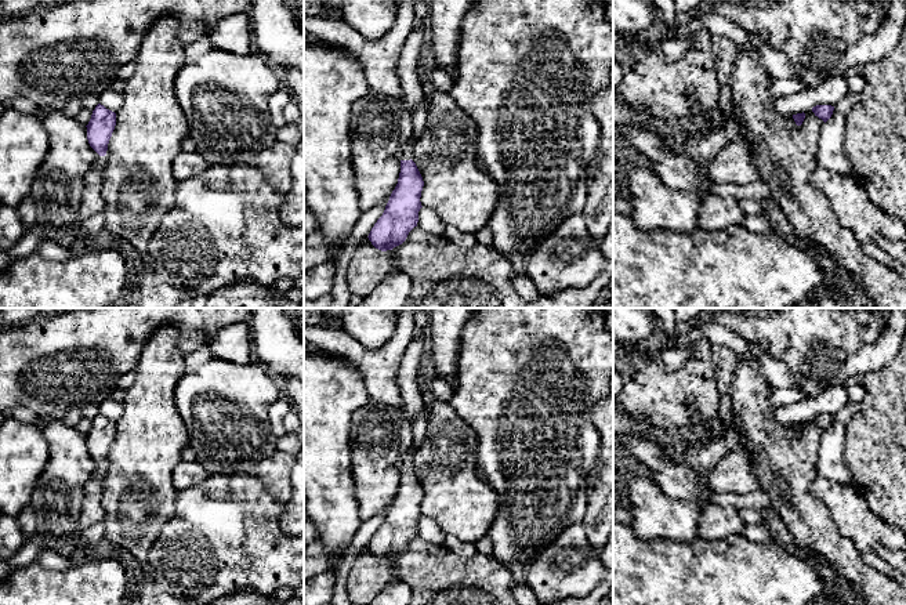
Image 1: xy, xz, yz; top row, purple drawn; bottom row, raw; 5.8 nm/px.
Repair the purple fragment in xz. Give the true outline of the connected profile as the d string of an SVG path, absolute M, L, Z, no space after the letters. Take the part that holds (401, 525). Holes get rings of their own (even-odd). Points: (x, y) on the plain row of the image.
M412 446L406 454L399 456L401 482L398 493L383 525L367 546L372 554L381 561L392 559L402 554L418 532L424 490L416 472L412 470L412 456L416 450Z

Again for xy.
M98 413L86 436L88 453L99 465L106 464L115 435L116 423Z

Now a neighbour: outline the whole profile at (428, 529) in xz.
M421 517L418 521L417 536L428 543L441 546L445 541L446 533L434 519L428 517Z

